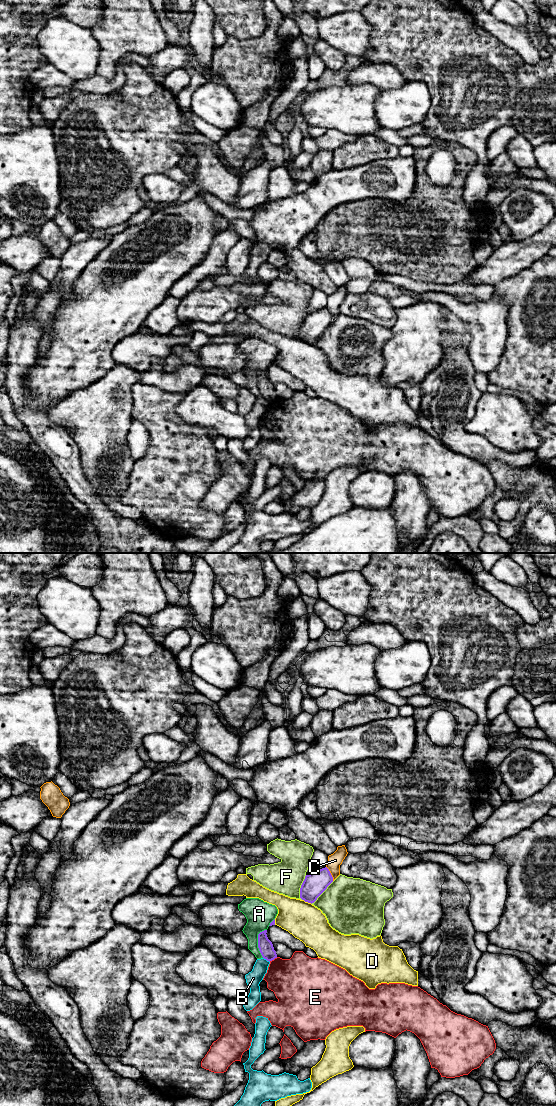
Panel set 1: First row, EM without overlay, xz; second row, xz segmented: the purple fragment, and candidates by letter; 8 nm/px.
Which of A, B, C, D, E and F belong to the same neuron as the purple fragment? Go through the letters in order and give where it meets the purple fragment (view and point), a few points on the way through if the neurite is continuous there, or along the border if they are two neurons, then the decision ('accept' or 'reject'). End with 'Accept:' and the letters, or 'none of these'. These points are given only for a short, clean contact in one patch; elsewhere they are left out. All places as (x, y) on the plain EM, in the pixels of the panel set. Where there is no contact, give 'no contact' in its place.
A: meets purple in xz at (258, 382); reject
B: meets purple in xz at (266, 399); border along xz (263, 397), (269, 402); reject
C: meets purple in xz at (330, 313); reject
D: meets purple in xz at (307, 341); reject
E: meets purple in xz at (273, 399); border along xz (277, 397), (269, 401); reject
F: meets purple in xz at (301, 327); reject
Accept: none of these

